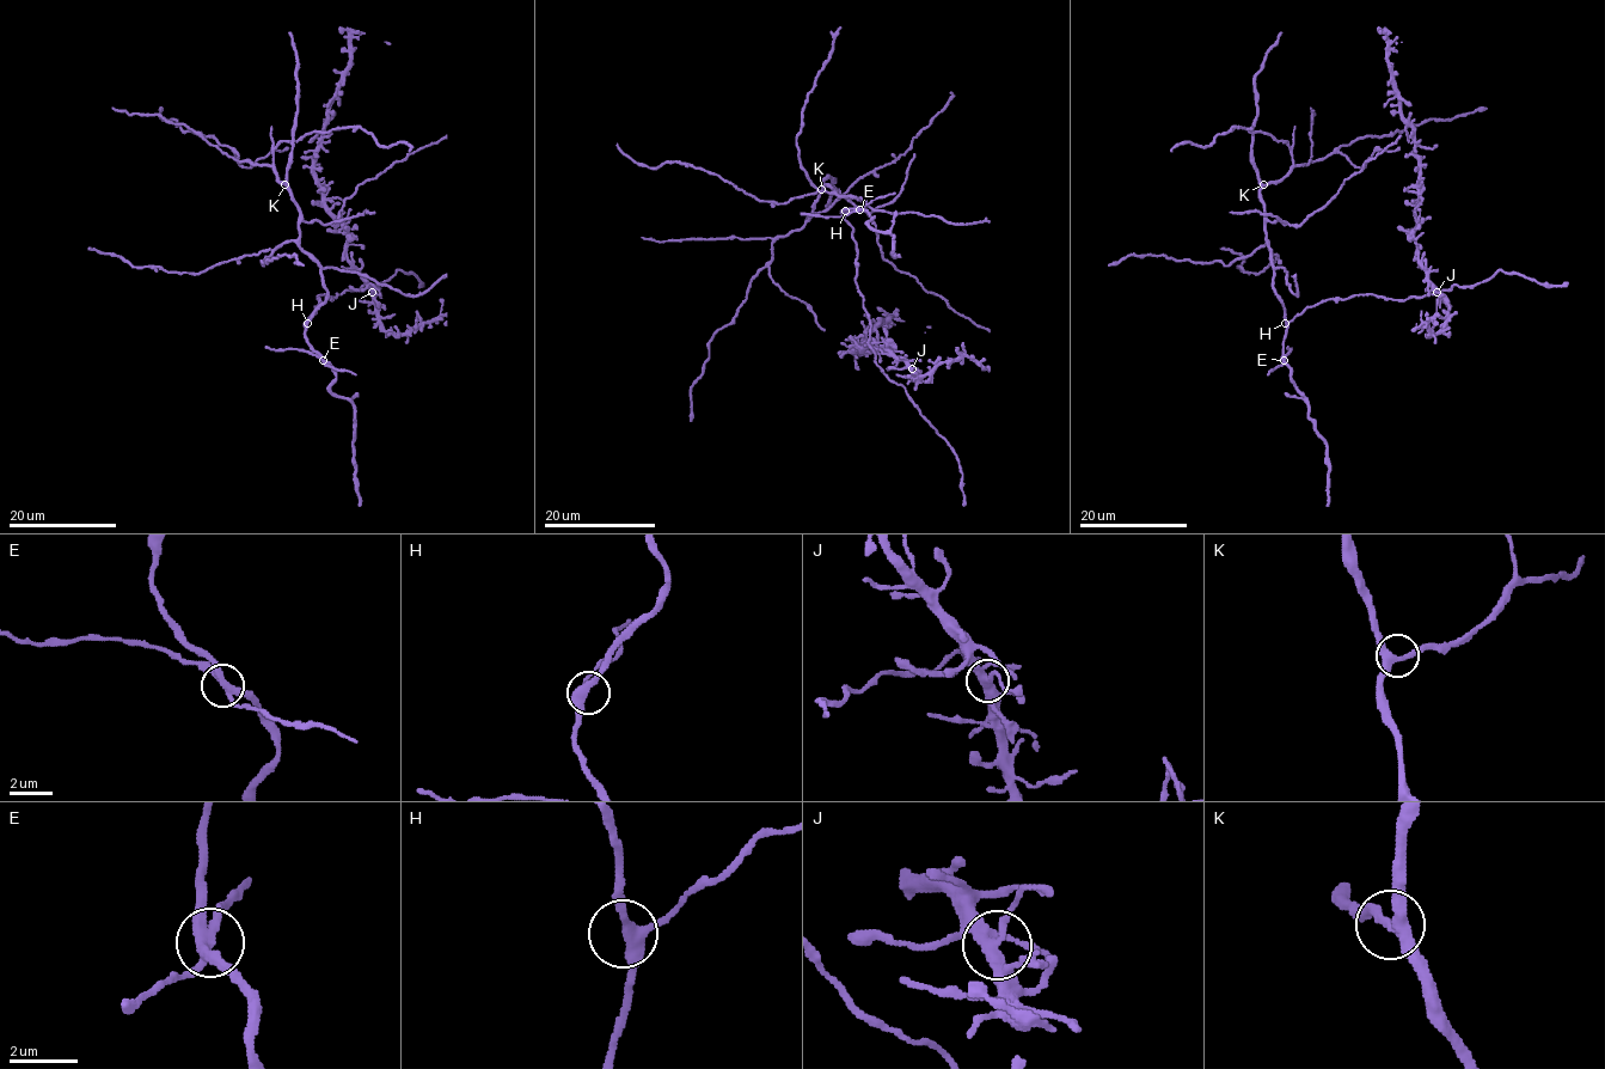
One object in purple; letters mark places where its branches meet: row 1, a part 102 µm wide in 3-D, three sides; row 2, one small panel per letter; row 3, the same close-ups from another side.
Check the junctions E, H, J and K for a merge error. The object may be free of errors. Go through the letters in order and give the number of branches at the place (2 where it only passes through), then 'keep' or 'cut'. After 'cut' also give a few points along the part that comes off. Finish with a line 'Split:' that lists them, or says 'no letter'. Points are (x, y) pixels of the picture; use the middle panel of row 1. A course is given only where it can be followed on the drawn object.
E: 4 branches meet; cut; foreign part runs (861, 209), (841, 217), (800, 213)
H: 3 branches meet; keep
J: 4 branches meet; keep
K: 3 branches meet; keep
Split: E

